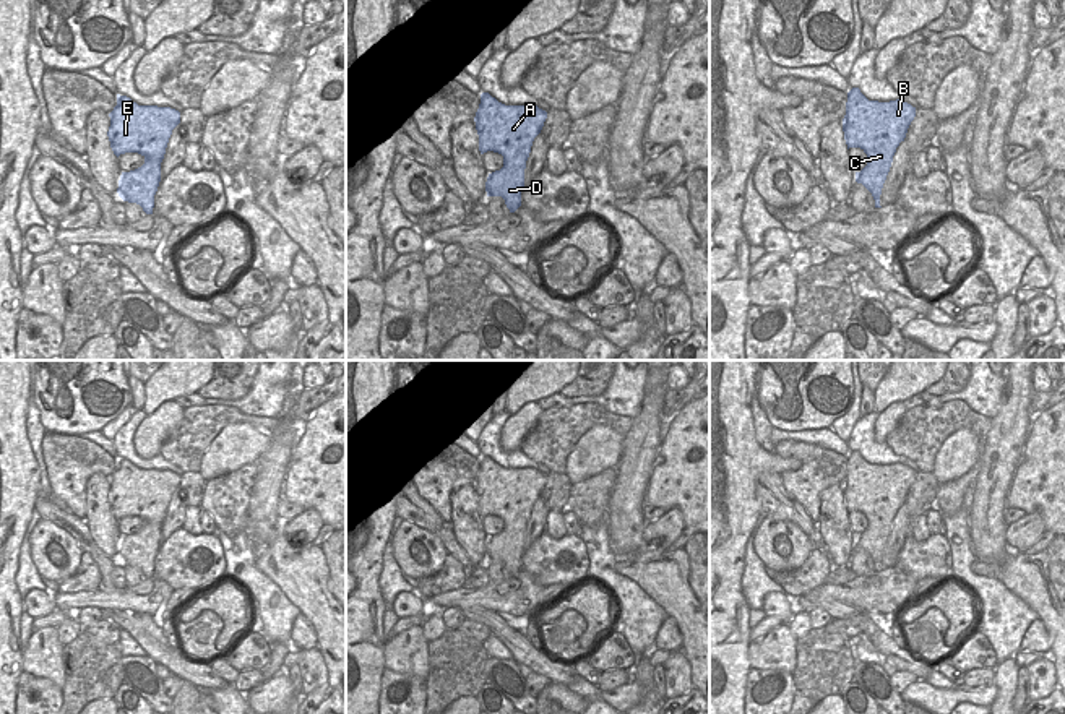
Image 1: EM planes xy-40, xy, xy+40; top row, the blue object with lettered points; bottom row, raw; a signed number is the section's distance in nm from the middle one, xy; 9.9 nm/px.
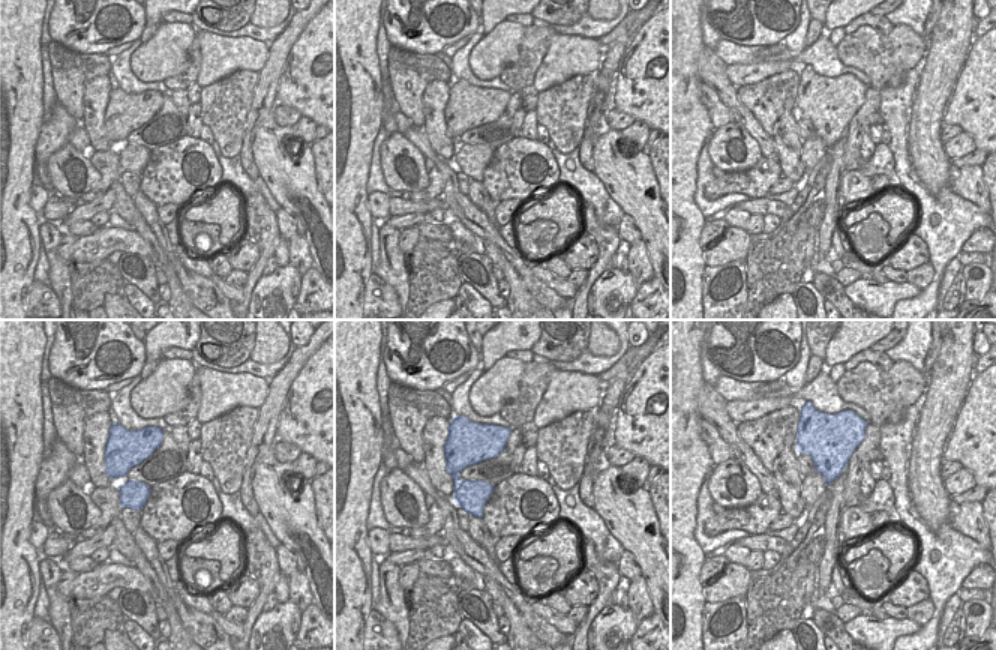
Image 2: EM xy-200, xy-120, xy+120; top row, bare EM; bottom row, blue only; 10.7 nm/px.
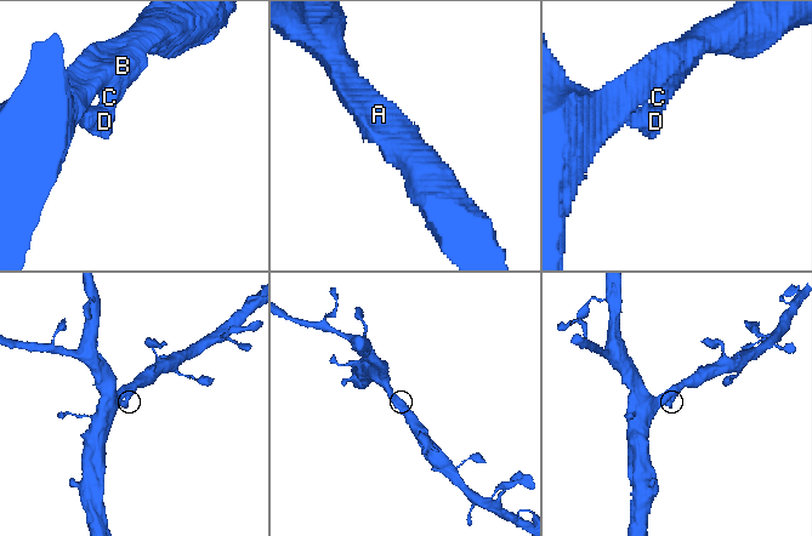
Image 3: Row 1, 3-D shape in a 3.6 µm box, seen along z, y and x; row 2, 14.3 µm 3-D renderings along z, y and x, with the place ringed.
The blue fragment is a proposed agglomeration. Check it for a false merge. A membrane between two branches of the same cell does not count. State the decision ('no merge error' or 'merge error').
no merge error

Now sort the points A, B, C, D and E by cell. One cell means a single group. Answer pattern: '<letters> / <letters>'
A B C D E

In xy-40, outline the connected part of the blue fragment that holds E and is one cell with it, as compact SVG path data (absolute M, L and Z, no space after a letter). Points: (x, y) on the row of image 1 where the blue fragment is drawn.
M117 94L117 105L109 117L107 136L114 154L119 157L138 153L144 157L141 167L122 172L117 193L123 201L136 203L146 214L153 214L161 162L172 130L180 123L180 112L170 107L138 105Z

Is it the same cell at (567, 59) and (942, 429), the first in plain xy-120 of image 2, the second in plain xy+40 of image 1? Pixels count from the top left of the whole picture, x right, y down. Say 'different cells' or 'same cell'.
different cells

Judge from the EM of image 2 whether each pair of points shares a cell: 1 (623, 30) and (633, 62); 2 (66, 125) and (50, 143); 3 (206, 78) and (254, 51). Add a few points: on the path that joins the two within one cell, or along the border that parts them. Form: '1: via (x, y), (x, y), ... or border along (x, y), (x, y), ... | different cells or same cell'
1: border along (651, 15), (629, 44) | different cells
2: via (62, 129), (53, 138) | same cell
3: via (218, 66), (230, 54), (242, 54) | same cell

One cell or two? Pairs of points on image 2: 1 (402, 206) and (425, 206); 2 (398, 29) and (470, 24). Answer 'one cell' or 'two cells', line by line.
1: one cell
2: one cell

